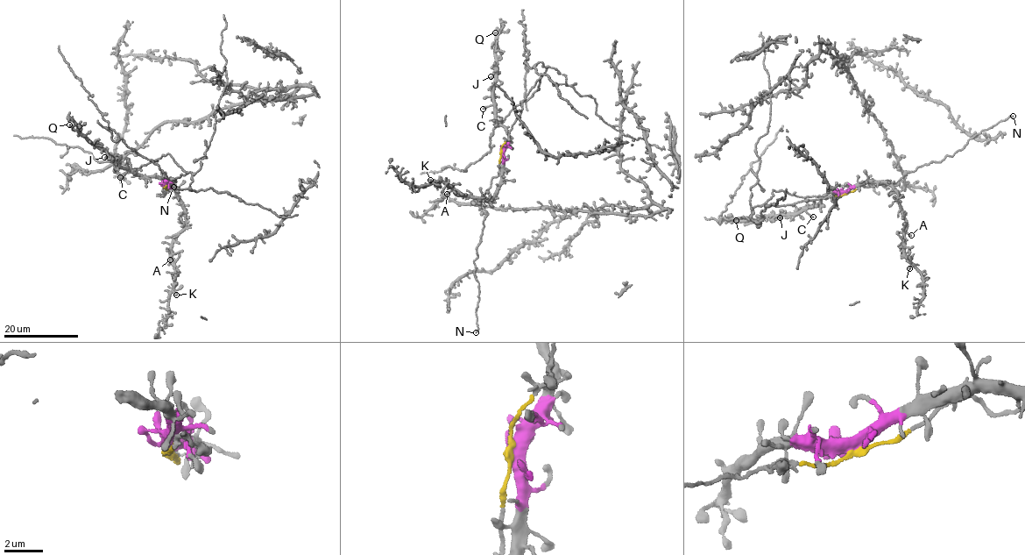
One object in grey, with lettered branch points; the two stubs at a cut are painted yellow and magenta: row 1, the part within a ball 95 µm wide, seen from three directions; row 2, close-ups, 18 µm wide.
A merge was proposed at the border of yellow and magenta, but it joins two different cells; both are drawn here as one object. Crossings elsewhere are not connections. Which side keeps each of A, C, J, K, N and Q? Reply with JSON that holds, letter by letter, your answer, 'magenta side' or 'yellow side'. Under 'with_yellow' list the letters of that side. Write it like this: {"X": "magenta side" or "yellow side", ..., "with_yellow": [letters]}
{"A": "magenta side", "C": "magenta side", "J": "magenta side", "K": "magenta side", "N": "yellow side", "Q": "magenta side", "with_yellow": ["N"]}

